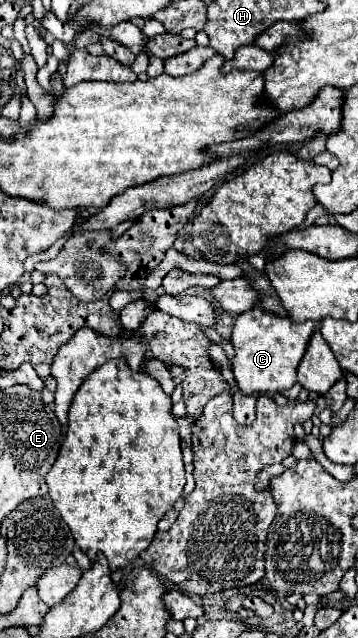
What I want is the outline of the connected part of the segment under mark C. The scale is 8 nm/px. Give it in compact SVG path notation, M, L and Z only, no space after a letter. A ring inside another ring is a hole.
M261 309L245 311L237 317L233 325L231 343L235 349L235 357L231 359L231 371L237 383L237 389L243 395L253 393L279 393L297 383L297 365L305 353L305 347L315 331L317 323L303 321L291 323L287 317L269 315Z

